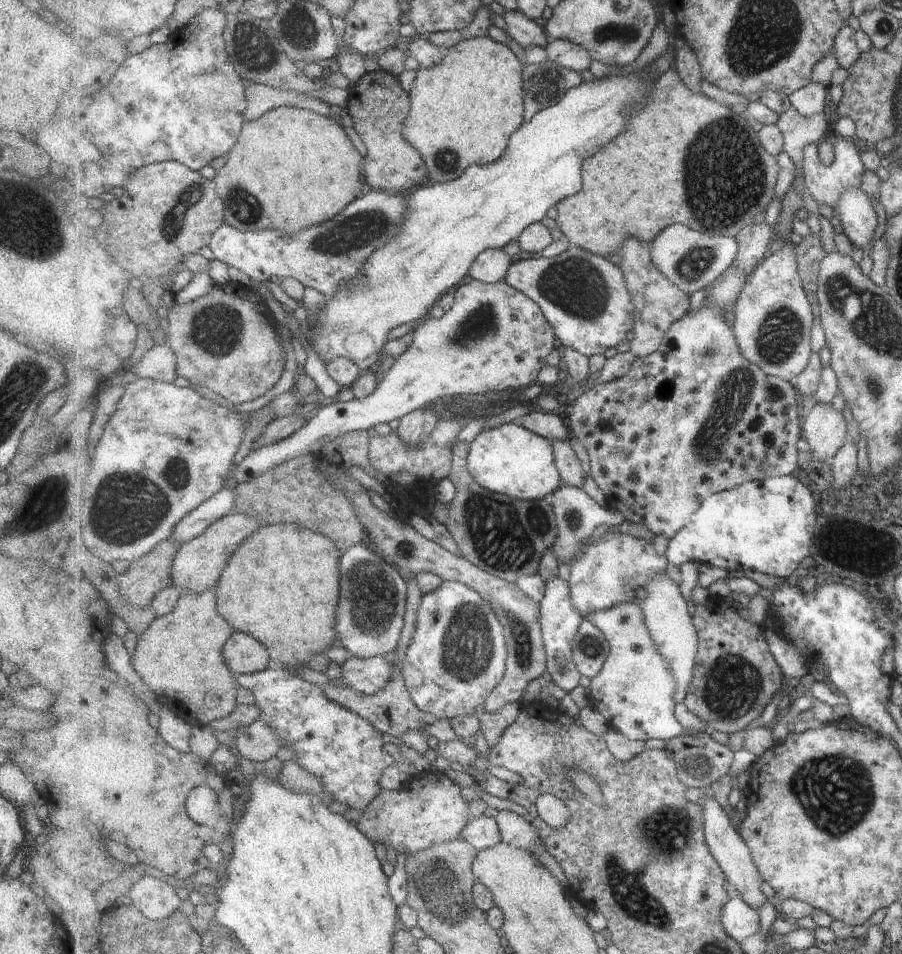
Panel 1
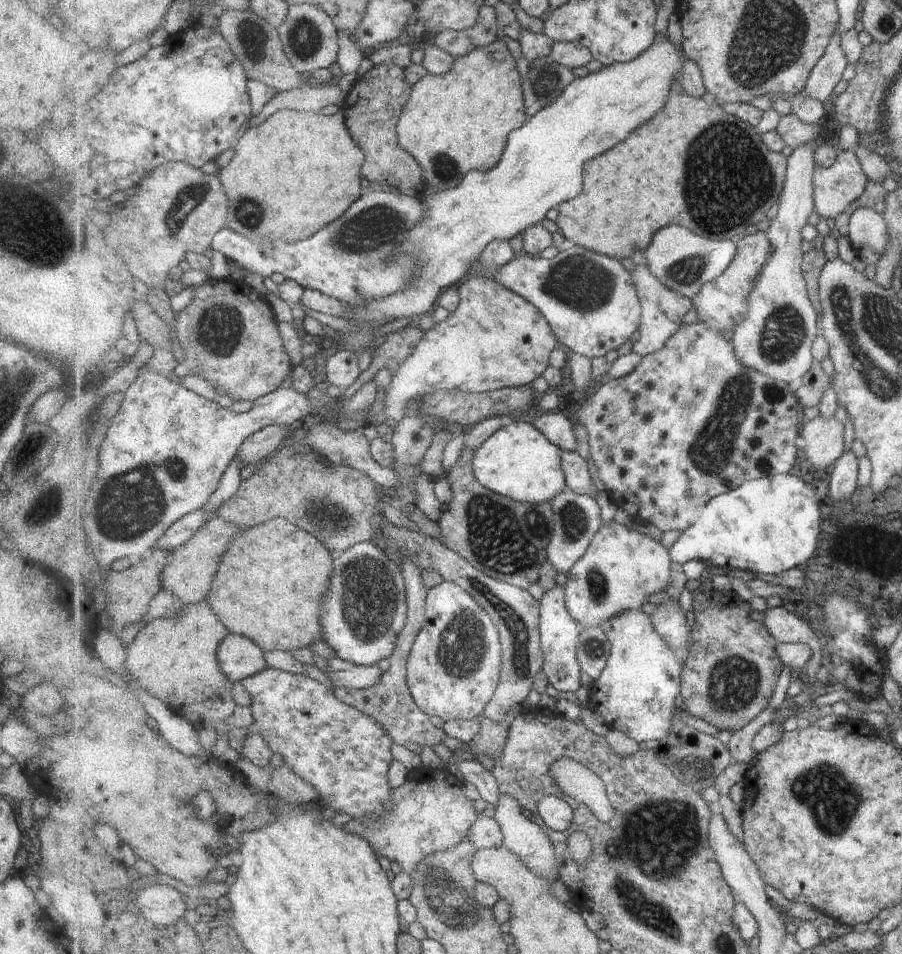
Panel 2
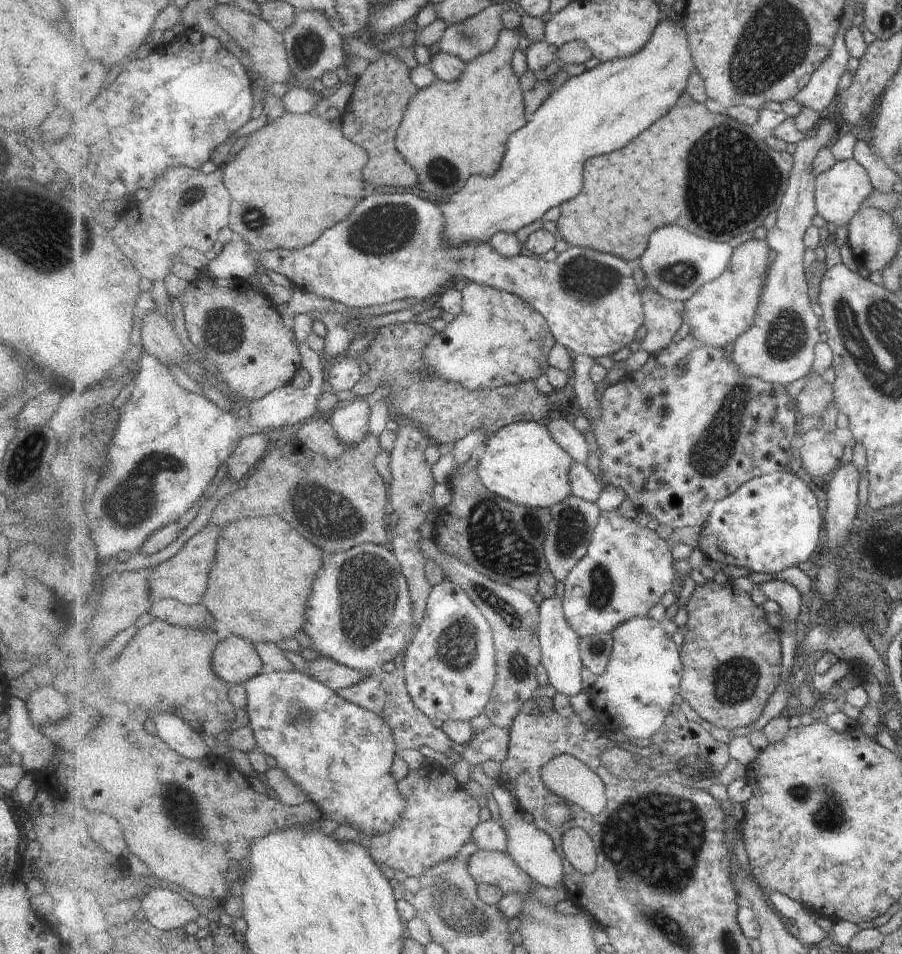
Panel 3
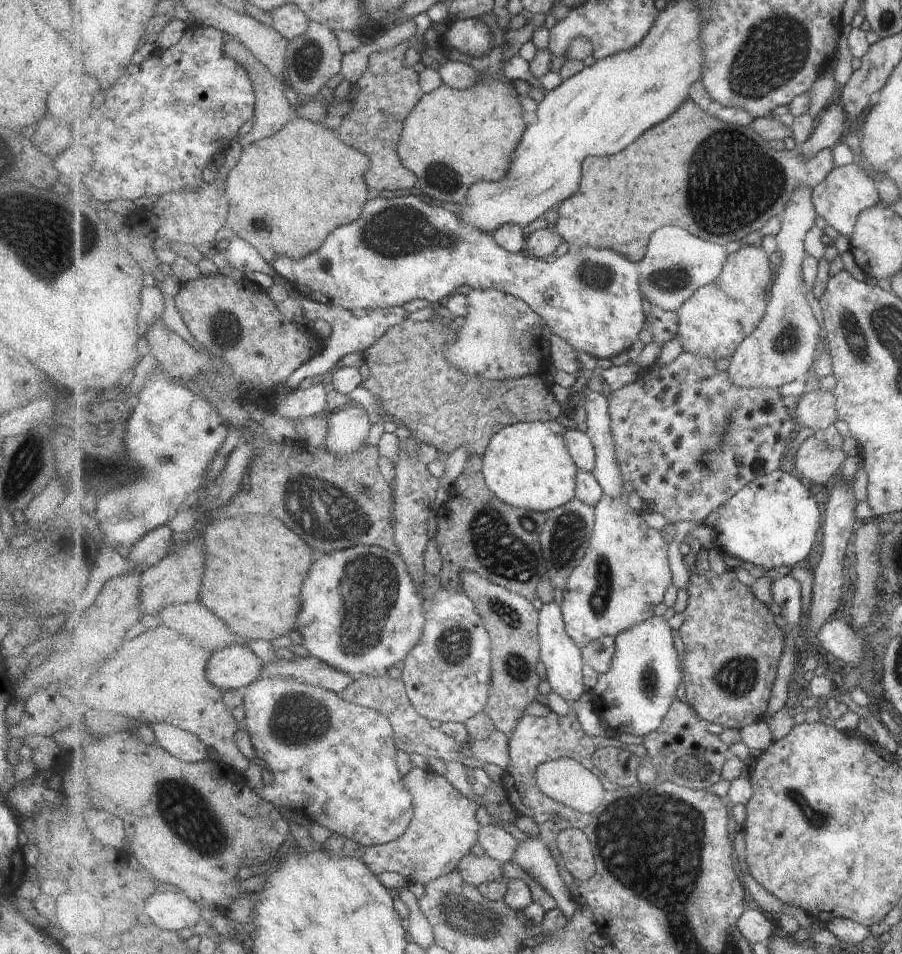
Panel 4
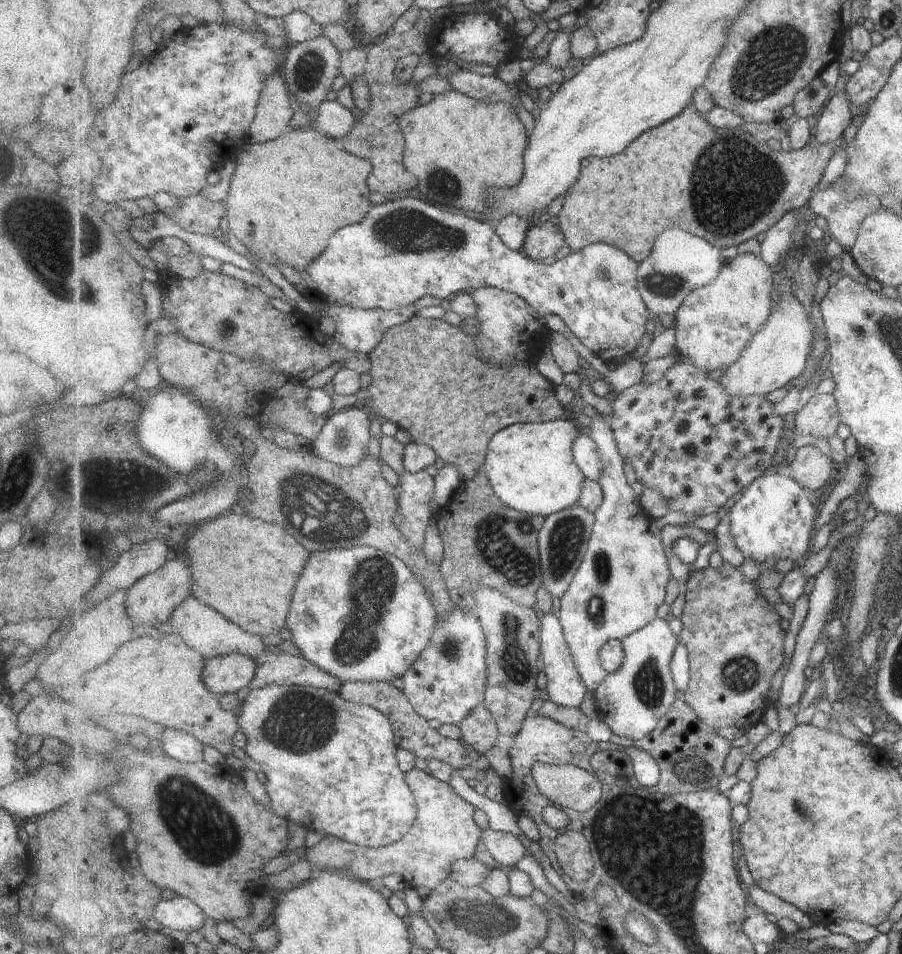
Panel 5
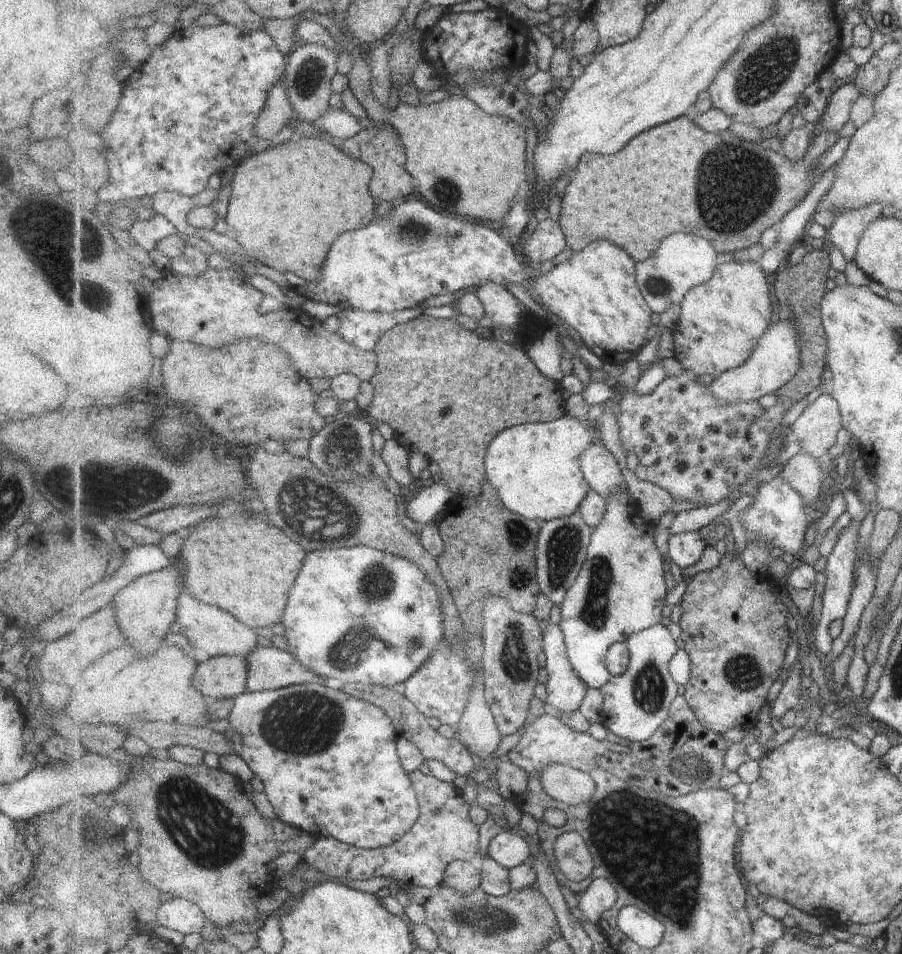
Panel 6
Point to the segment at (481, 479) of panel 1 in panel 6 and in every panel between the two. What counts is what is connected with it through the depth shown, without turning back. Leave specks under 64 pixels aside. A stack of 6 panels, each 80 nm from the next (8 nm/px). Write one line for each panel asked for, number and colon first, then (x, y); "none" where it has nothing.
2: (517, 461)
3: (523, 463)
4: (528, 465)
5: (531, 466)
6: (536, 467)

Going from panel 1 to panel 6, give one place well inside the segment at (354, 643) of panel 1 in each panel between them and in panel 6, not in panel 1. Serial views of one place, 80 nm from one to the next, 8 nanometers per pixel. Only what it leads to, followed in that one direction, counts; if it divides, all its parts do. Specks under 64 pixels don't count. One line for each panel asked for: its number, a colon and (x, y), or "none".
2: (365, 611)
3: (362, 615)
4: (361, 613)
5: (362, 614)
6: (396, 624)

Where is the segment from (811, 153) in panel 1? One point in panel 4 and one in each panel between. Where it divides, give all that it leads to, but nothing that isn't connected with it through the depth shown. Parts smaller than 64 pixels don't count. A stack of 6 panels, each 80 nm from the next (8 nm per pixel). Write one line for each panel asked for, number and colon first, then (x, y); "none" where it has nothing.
2: (835, 188)
3: (840, 192)
4: (847, 191)

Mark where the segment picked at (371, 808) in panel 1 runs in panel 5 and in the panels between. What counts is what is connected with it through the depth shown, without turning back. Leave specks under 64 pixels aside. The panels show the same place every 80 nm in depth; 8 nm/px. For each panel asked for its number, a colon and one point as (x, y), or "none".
2: (430, 813)
3: (441, 817)
4: (444, 828)
5: (445, 831)

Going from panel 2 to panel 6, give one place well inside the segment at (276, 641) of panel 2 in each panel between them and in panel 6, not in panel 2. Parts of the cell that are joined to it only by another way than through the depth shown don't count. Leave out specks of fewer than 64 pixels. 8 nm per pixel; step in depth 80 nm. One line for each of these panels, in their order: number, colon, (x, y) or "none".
3: (262, 576)
4: (255, 565)
5: (235, 557)
6: (226, 562)

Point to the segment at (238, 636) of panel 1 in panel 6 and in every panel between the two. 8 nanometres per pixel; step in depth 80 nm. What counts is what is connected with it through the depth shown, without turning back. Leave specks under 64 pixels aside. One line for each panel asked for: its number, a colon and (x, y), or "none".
2: (240, 657)
3: (236, 659)
4: (236, 667)
5: (233, 673)
6: (225, 676)

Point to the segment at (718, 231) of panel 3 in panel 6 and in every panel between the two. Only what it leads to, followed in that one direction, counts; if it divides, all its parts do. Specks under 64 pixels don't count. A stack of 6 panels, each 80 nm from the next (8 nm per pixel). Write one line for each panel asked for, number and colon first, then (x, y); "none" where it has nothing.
4: (678, 176)
5: (724, 185)
6: (729, 191)

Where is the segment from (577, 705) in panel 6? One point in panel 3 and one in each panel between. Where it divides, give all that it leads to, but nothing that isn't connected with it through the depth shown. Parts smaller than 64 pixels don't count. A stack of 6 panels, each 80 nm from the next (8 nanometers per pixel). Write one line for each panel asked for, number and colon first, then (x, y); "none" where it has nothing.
3: (561, 658)
4: (562, 658)
5: (565, 686)

